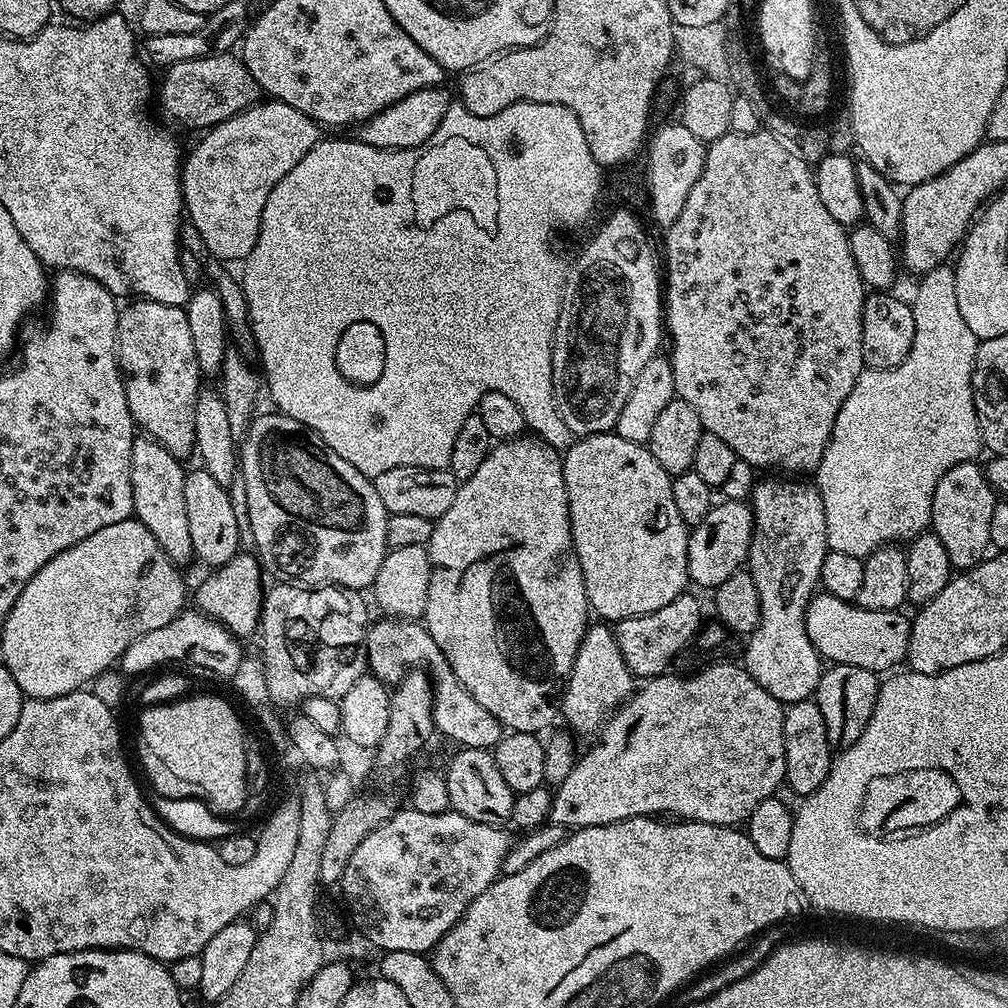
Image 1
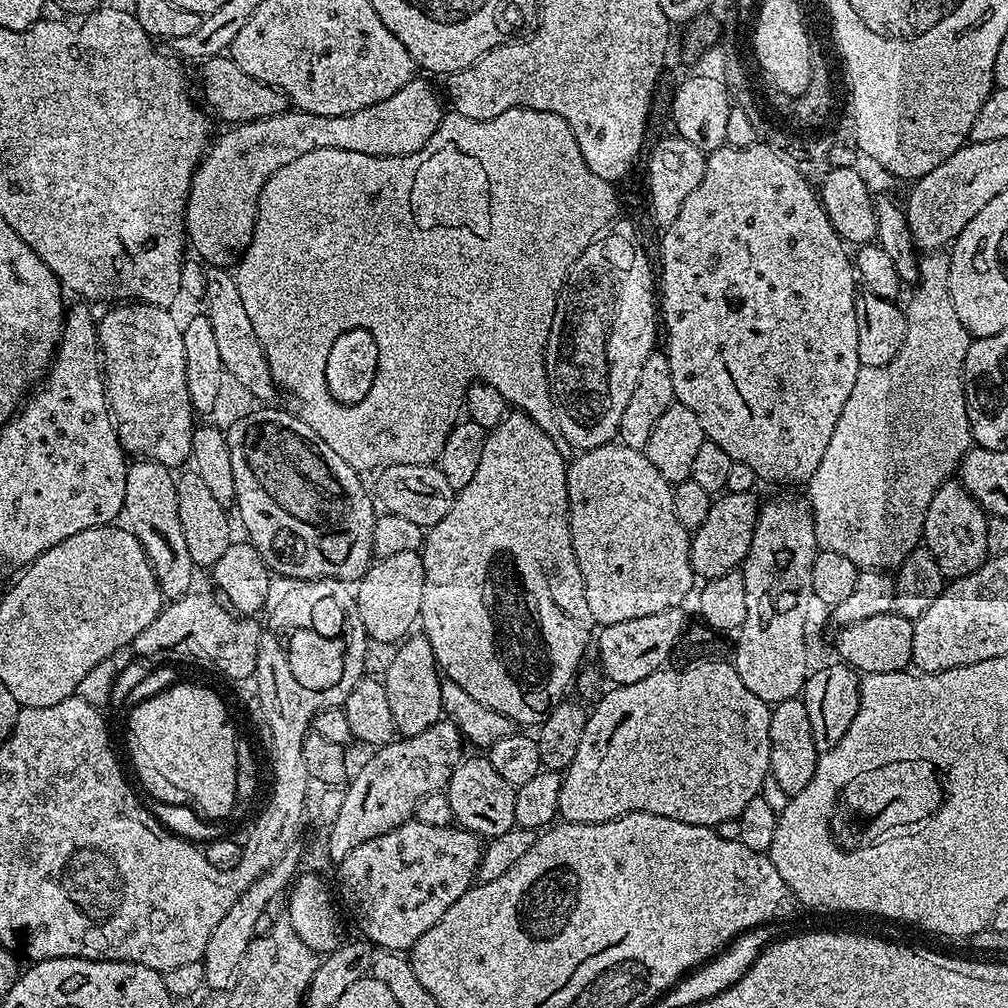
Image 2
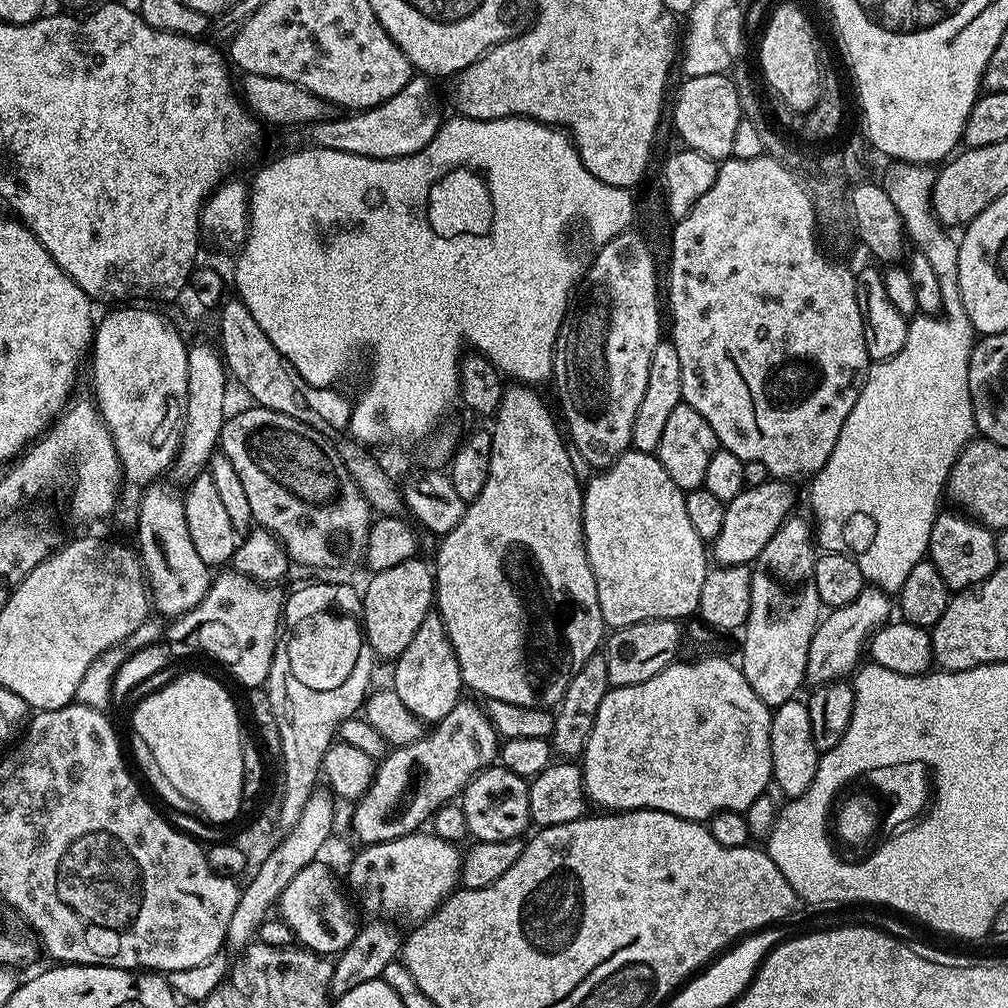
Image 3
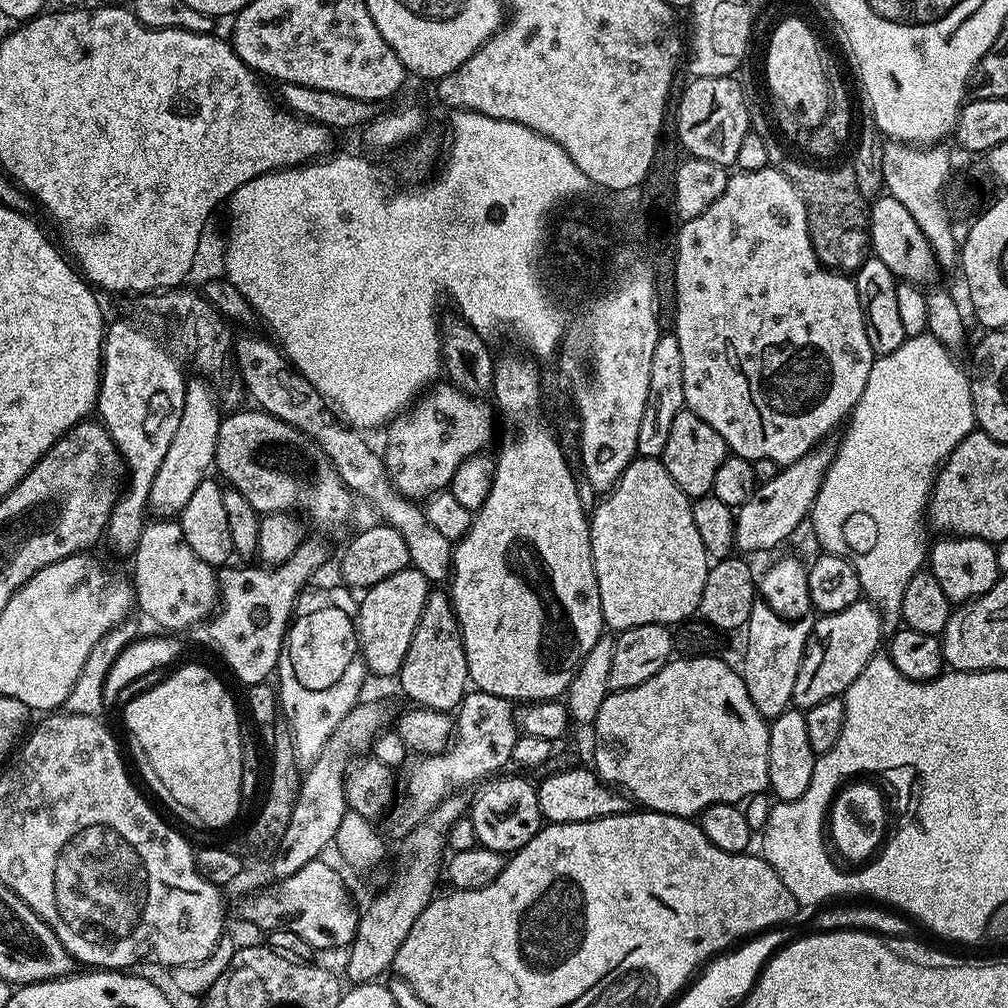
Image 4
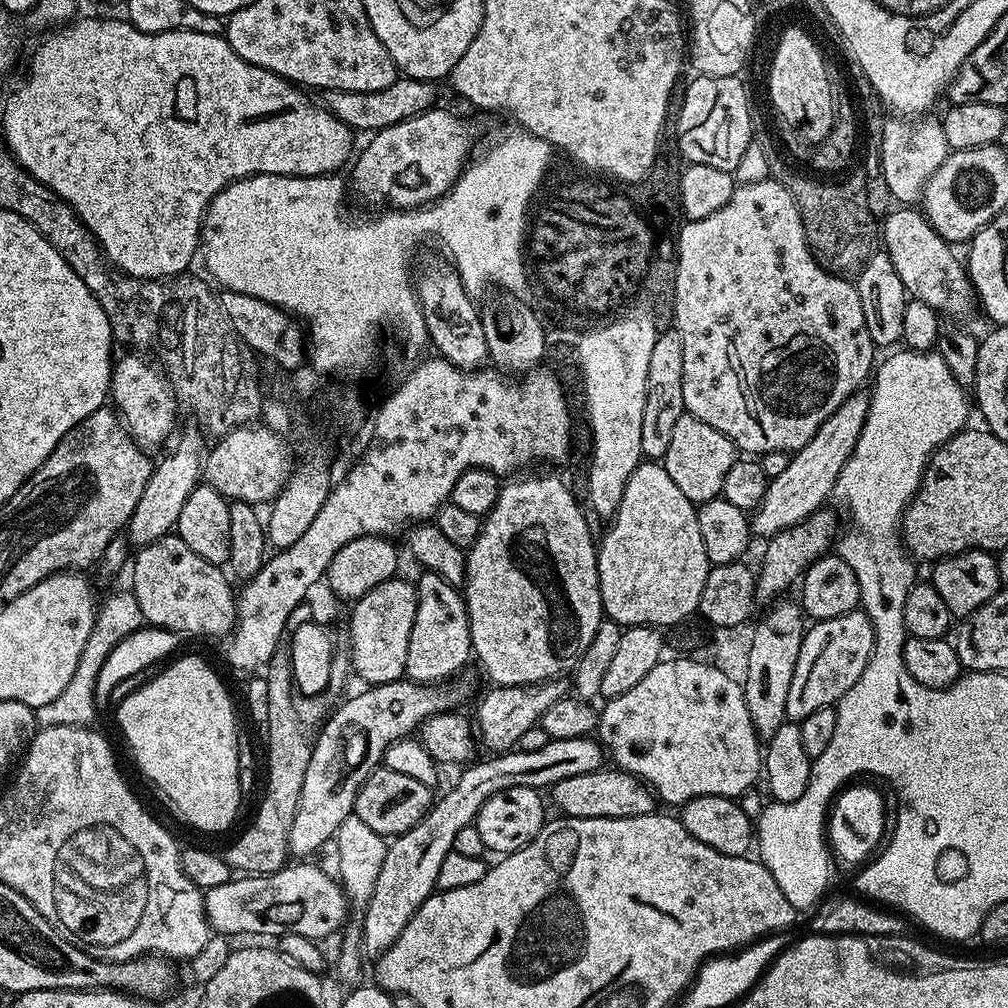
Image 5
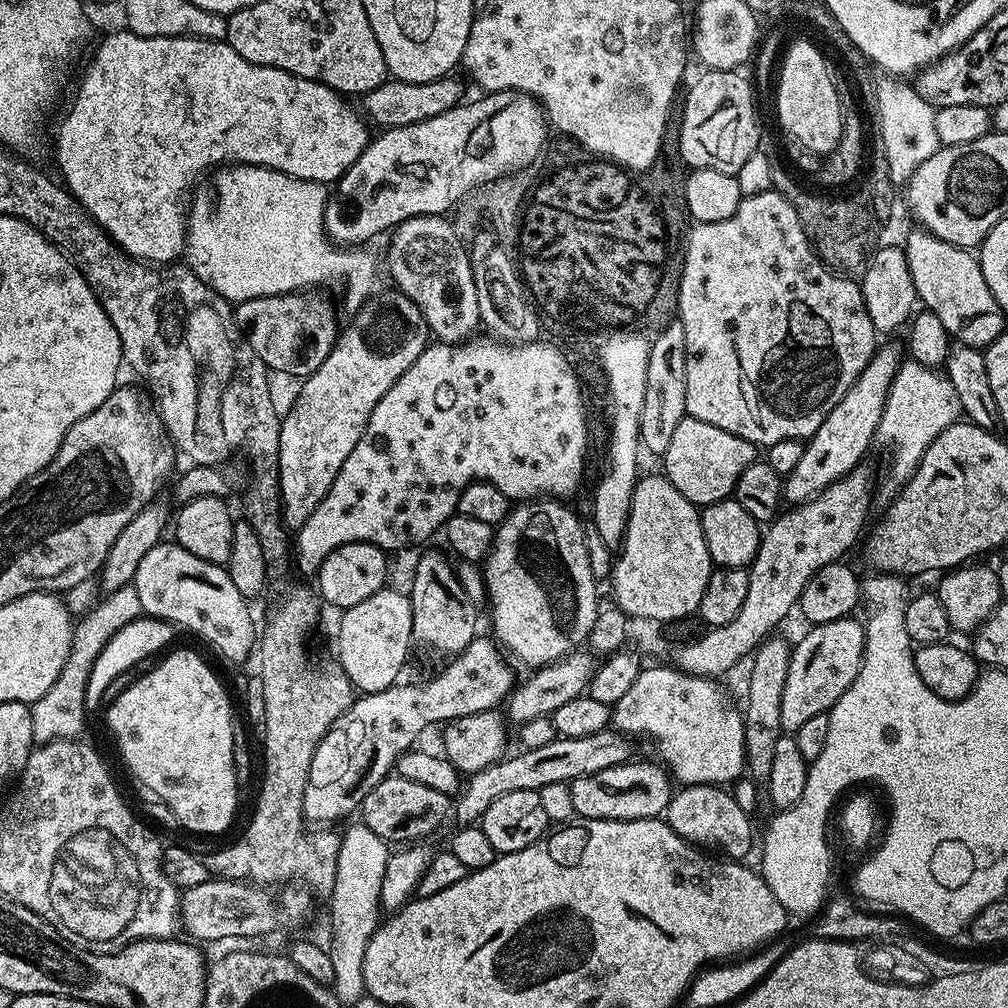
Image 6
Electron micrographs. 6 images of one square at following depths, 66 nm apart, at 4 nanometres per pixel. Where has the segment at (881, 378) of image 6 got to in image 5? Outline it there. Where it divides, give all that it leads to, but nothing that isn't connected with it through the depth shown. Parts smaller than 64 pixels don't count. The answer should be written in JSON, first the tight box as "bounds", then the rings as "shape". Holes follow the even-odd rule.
{"bounds":[751,390,869,537],"shape":[[[864,390],[847,396],[842,406],[838,406],[838,410],[834,410],[834,414],[830,414],[822,426],[818,426],[814,438],[810,438],[810,442],[806,442],[806,446],[797,452],[791,453],[786,470],[782,470],[778,478],[768,481],[768,494],[763,504],[751,513],[753,537],[777,536],[782,530],[801,524],[809,514],[825,507],[824,499],[832,496],[832,487],[836,485],[838,474],[842,474],[842,466],[846,466],[850,454],[854,454],[862,426],[866,426],[869,399],[869,393]]]}

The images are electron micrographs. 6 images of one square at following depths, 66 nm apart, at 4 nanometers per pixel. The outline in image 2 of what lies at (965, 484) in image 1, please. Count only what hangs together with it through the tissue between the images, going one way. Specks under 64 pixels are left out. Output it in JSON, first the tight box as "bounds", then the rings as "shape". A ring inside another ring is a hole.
{"bounds":[923,478,990,578],"shape":[[[949,478],[937,490],[926,512],[923,547],[930,549],[938,558],[941,572],[946,578],[974,574],[990,558],[986,540],[986,526],[989,513],[960,483],[959,479]]]}

